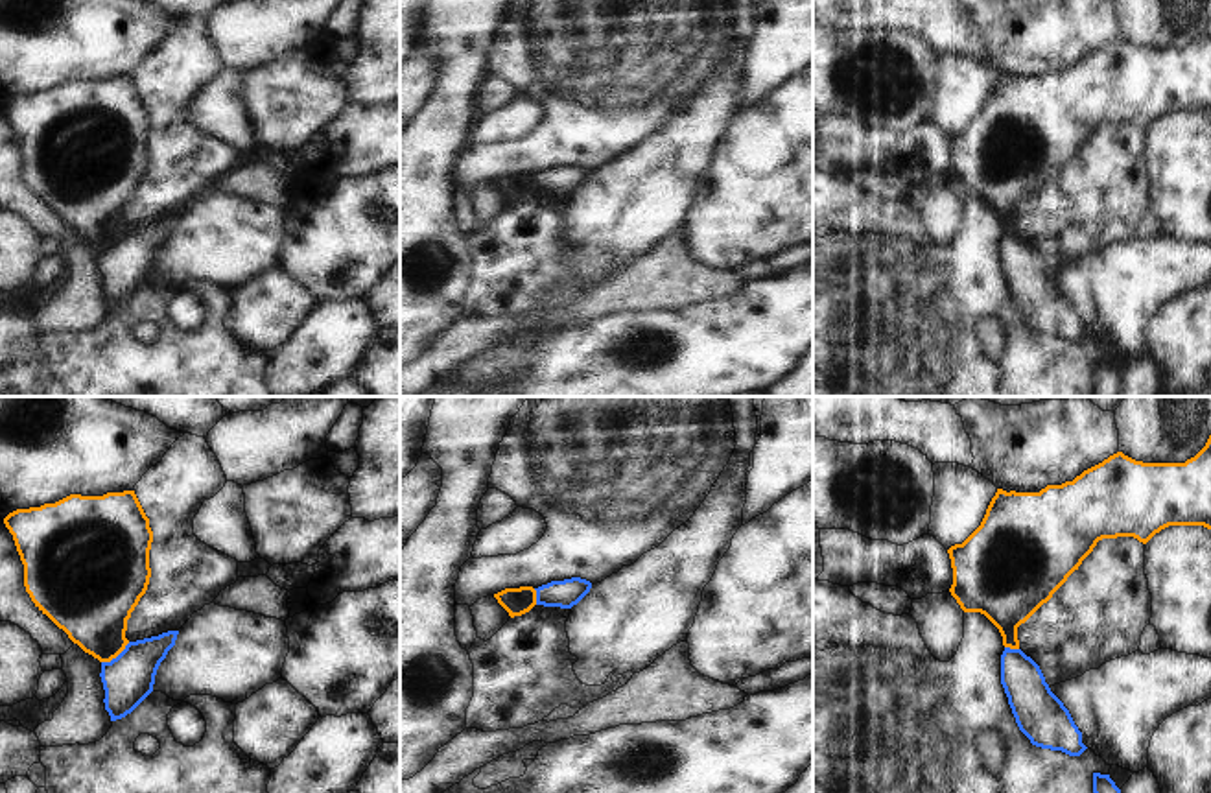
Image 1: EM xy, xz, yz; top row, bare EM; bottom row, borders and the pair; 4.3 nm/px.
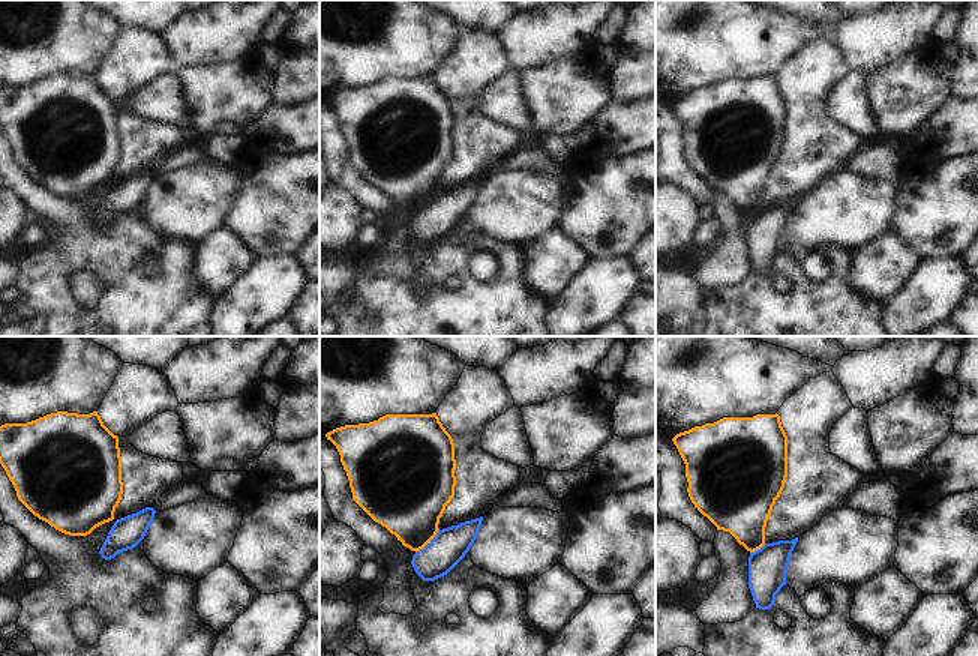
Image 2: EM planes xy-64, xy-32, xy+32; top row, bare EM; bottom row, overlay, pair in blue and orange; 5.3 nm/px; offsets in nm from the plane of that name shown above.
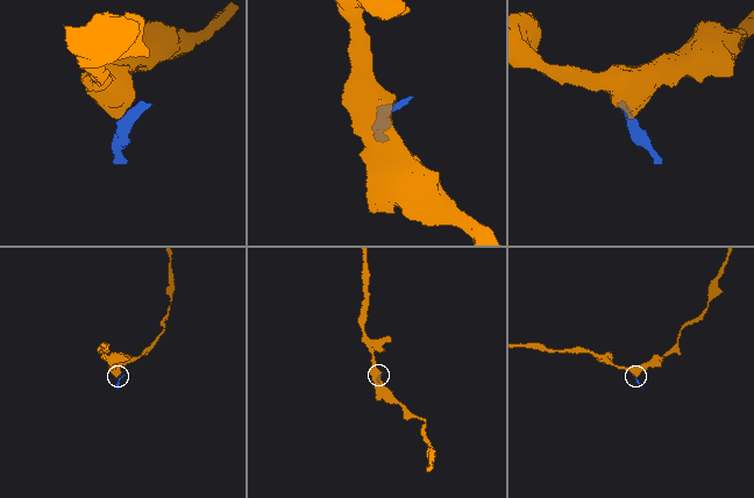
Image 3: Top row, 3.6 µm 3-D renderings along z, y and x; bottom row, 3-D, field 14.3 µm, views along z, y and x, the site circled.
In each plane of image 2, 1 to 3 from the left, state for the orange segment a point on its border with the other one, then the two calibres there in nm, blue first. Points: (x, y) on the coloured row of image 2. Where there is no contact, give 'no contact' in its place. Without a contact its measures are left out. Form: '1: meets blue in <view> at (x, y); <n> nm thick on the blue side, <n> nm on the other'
1: no contact
2: meets blue in xy-32 at (428, 544); 190 nm thick on the blue side, 380 nm on the other
3: meets blue in xy+32 at (758, 550); 200 nm thick on the blue side, 300 nm on the other

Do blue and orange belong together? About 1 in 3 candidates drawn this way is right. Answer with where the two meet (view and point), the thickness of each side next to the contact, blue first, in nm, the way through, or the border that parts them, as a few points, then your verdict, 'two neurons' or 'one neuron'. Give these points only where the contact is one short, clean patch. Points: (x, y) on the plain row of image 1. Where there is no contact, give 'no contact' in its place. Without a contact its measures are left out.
xy (117, 244) | 220/320 nm | along xy (129, 229), (115, 244), (102, 249) | two neurons

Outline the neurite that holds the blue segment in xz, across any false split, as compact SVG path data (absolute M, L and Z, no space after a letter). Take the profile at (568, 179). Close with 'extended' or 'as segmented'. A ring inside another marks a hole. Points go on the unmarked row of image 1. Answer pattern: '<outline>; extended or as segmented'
M581 164L564 168L551 168L536 177L536 192L571 195L577 192L592 175L592 170Z; as segmented

